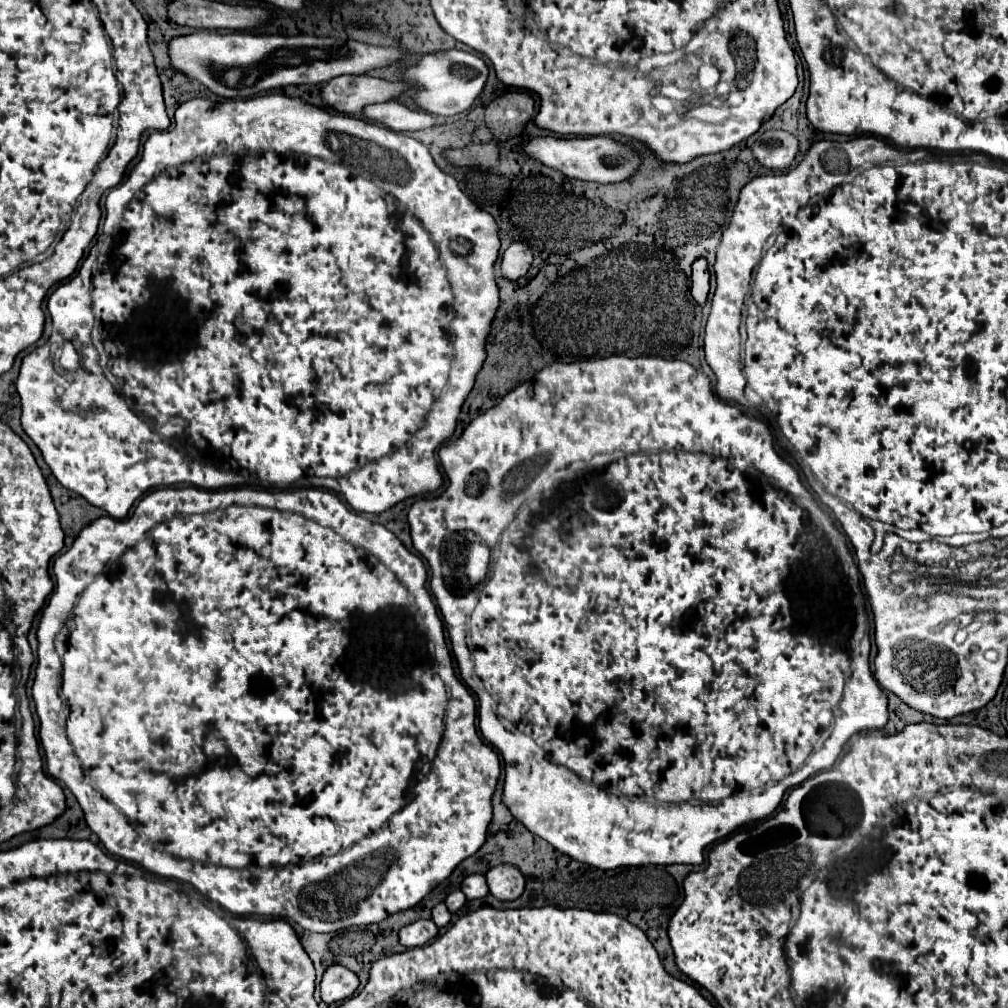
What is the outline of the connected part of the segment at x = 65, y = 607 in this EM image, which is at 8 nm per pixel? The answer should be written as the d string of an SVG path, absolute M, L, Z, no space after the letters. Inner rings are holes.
M196 487L156 489L148 493L136 505L134 513L128 519L100 517L92 521L90 525L86 525L76 537L76 541L72 543L72 547L66 553L56 557L54 575L56 575L56 587L46 607L42 609L40 625L38 625L38 643L40 643L38 667L36 667L34 687L32 687L36 713L40 717L38 735L46 753L48 773L70 787L80 807L84 809L88 827L100 837L100 841L112 855L118 855L126 861L134 861L154 875L190 883L204 897L220 903L224 909L228 909L234 915L262 915L262 917L286 919L286 921L298 923L306 931L338 933L350 927L366 927L372 923L380 923L388 915L412 909L432 889L436 889L444 879L448 879L460 861L474 855L484 845L486 831L492 821L492 795L496 791L496 783L500 777L500 759L496 751L478 737L478 731L474 725L476 701L470 689L462 681L458 681L458 677L454 675L451 655L444 641L444 627L438 617L432 595L429 589L426 589L426 579L428 579L426 565L418 555L410 553L402 545L402 541L384 525L372 523L364 519L362 515L346 509L346 503L336 493L322 491L322 489L264 491L264 489L250 489L250 487L218 489L218 491L206 491ZM386 611L390 611L390 625L386 621L388 617L384 617ZM60 629L66 631L66 653L62 661L58 659L58 653L54 649L54 637ZM431 643L440 649L438 653L445 651L445 658L437 658L438 662L448 662L446 665L442 663L444 679L440 677L440 671L436 667L434 647L430 647ZM61 687L62 695L70 707L70 715L66 721L60 717ZM436 749L438 749L438 759L434 759ZM416 779L420 785L418 785L418 795L414 799L412 783ZM368 835L372 836L370 837L370 855L364 855L362 847L368 839L362 839L362 837ZM312 883L316 883L314 905L302 905L304 903L302 899L308 901L308 897L300 897L300 895ZM310 907L324 907L324 911L316 909L314 913L310 913Z

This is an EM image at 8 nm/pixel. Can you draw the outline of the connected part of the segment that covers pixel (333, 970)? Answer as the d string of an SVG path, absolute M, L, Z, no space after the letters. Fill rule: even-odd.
M330 965L322 977L320 989L322 989L322 1001L324 1003L336 1003L336 1001L344 1001L350 995L354 995L354 991L358 989L358 977L342 967L342 965Z

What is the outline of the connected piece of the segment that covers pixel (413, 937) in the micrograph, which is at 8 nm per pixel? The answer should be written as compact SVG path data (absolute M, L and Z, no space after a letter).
M418 919L400 929L400 943L404 947L418 947L418 945L426 945L436 935L438 935L438 927L434 925L432 919Z

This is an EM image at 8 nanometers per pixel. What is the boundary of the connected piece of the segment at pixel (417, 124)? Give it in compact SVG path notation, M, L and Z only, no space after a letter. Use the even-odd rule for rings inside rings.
M398 101L370 105L364 109L364 117L374 123L382 123L394 131L420 131L420 129L430 129L436 123L434 115L410 109Z

